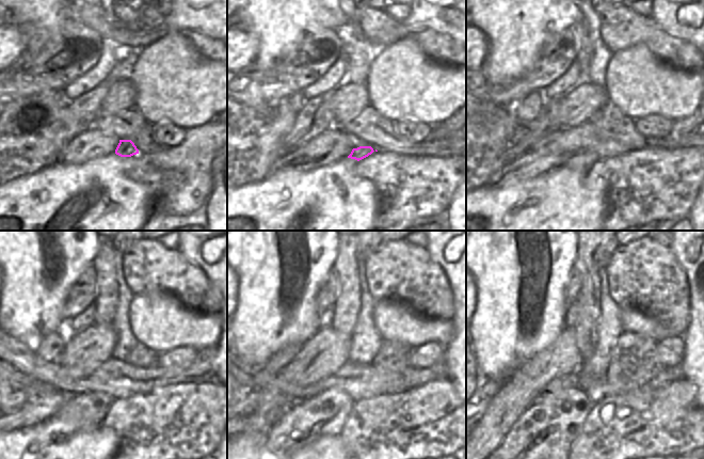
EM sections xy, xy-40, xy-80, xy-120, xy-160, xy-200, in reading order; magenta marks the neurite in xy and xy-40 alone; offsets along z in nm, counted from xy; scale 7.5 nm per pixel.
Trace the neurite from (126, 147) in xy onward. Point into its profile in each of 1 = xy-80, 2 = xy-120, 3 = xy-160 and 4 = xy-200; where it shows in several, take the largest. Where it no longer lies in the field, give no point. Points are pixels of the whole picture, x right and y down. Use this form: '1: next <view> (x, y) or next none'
1: next xy-80 (581, 162)
2: next xy-120 (86, 411)
3: next xy-160 (307, 420)
4: next xy-200 (537, 446)

